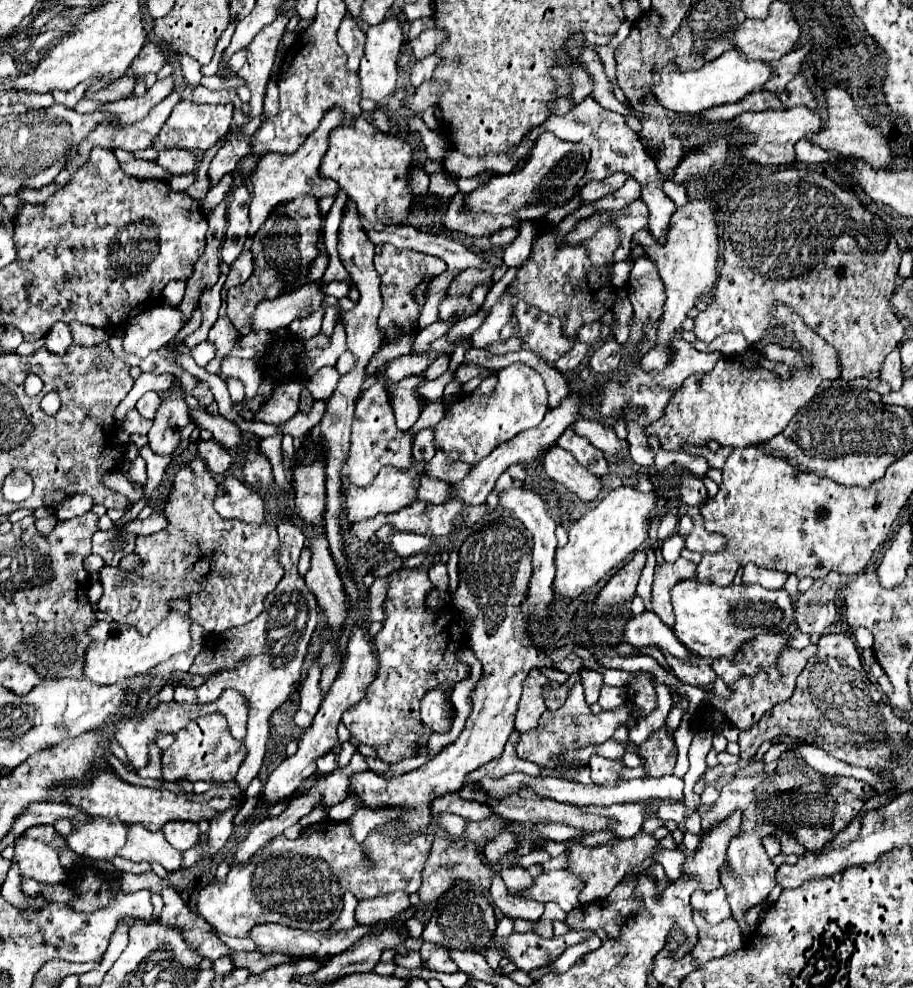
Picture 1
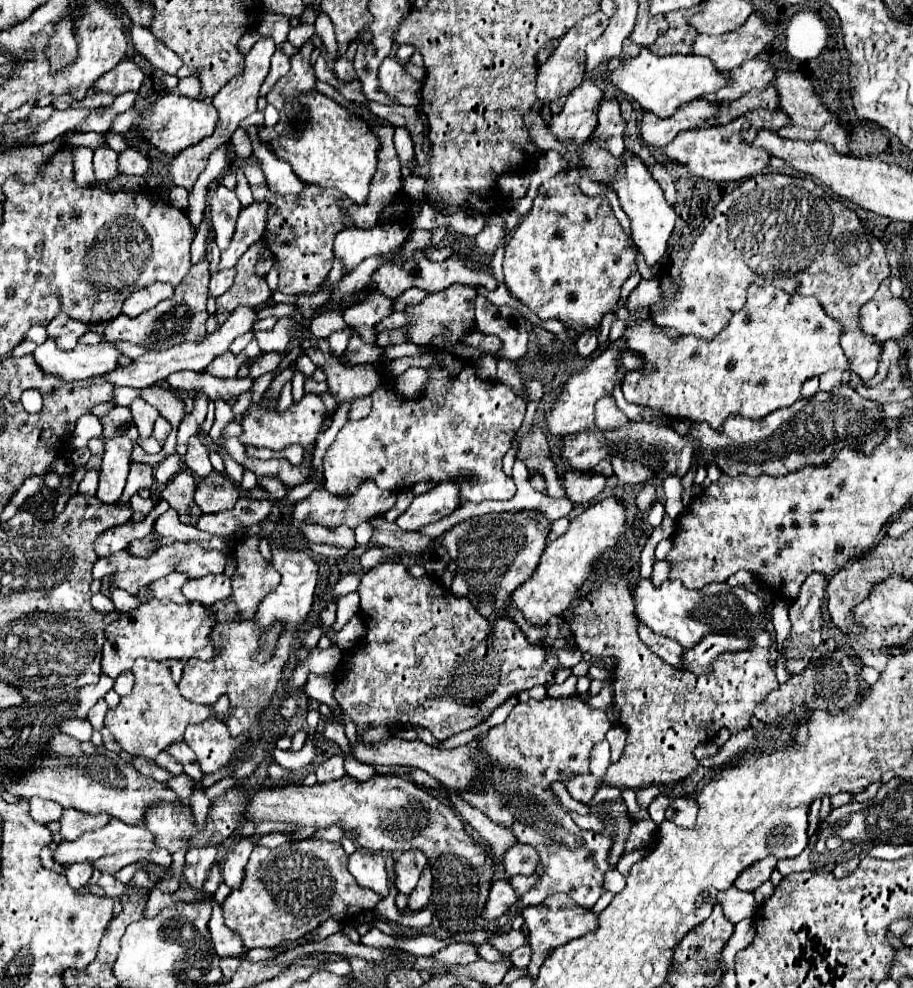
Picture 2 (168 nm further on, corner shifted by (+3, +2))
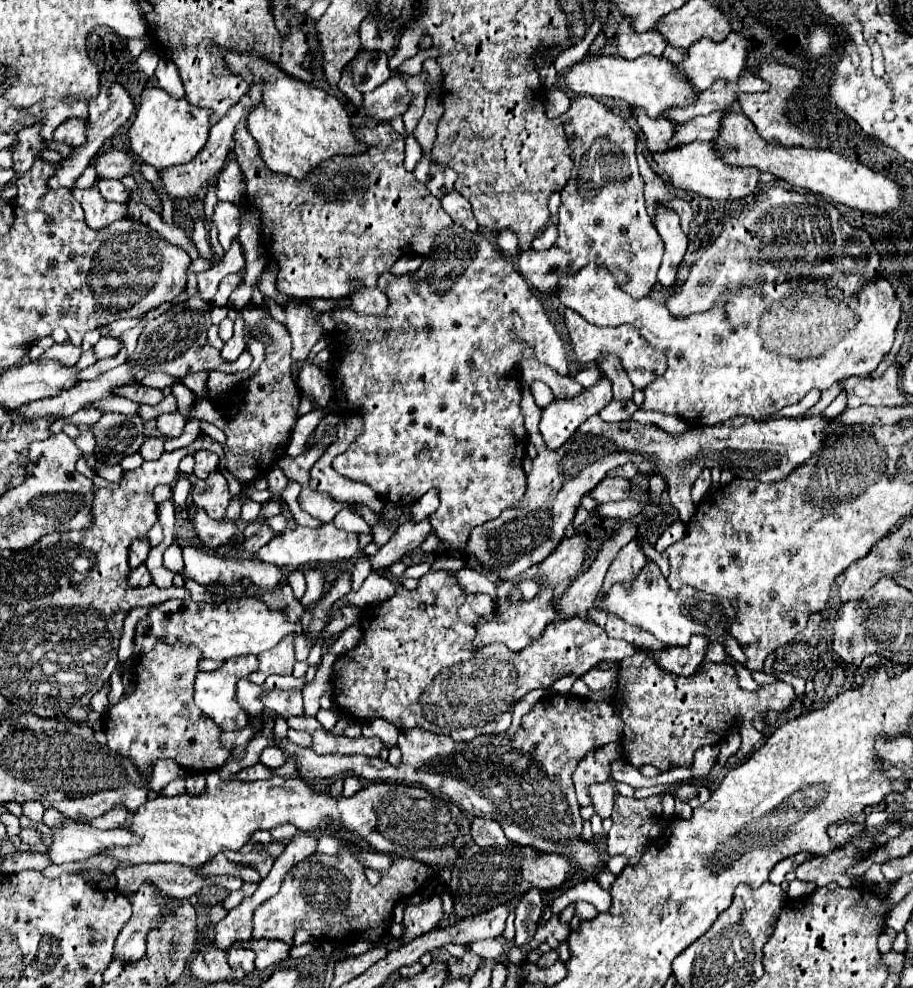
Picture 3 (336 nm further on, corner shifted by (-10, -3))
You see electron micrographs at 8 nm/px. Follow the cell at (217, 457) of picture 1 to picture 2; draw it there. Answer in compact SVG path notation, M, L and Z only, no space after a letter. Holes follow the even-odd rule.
M192 436L188 440L188 452L184 456L184 462L196 478L206 478L206 474L210 474L214 470L210 464L210 458L208 458L208 450L200 444L198 436Z

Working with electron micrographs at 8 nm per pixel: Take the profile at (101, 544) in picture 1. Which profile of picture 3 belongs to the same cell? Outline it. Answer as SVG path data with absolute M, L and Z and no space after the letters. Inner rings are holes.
M147 537L135 539L131 543L131 547L129 547L129 565L137 567L139 563L143 563L147 559L147 555L149 555L149 549L151 549L151 545L149 545Z

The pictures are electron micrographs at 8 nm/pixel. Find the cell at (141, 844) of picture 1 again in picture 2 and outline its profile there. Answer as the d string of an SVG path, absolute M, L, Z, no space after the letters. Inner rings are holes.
M112 818L104 828L94 832L84 832L76 840L62 840L54 850L54 860L60 864L66 862L86 862L98 860L106 854L116 854L120 850L152 850L156 848L154 836L146 826L130 826L118 818Z

